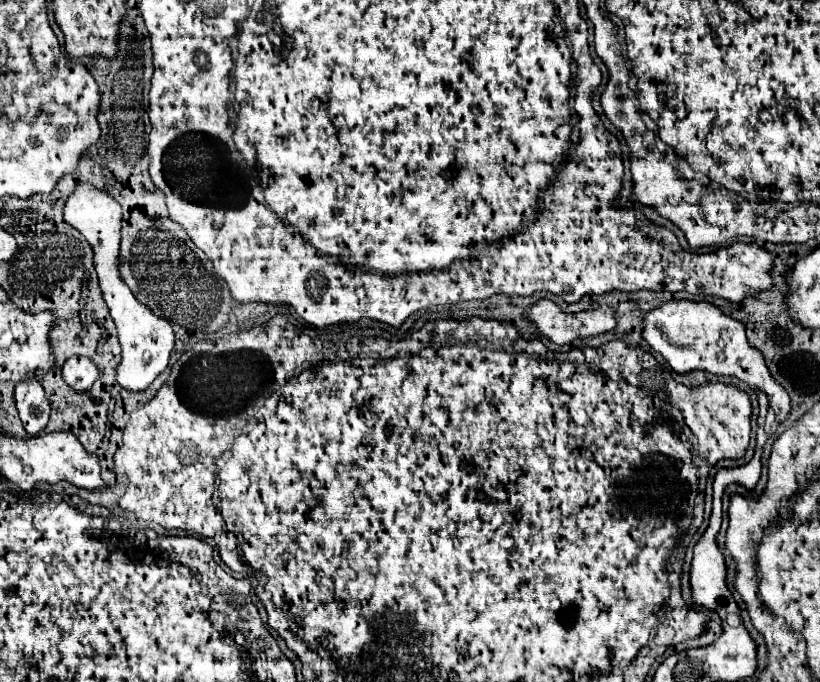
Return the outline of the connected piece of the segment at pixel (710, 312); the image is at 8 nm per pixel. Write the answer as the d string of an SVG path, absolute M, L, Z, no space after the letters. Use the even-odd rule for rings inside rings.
M668 300L662 306L650 310L642 318L642 340L658 354L666 358L674 372L686 374L692 370L704 370L714 376L736 376L756 390L759 418L766 416L769 400L778 423L783 422L790 410L791 400L784 388L770 376L764 358L758 350L750 348L744 332L744 324L728 318L710 302L692 300ZM768 396L768 397L767 397ZM769 398L769 399L768 399Z

